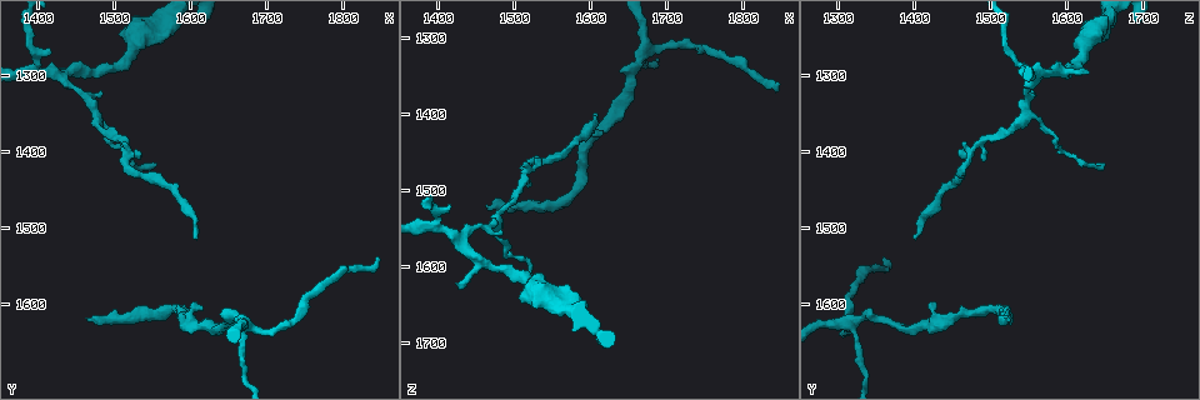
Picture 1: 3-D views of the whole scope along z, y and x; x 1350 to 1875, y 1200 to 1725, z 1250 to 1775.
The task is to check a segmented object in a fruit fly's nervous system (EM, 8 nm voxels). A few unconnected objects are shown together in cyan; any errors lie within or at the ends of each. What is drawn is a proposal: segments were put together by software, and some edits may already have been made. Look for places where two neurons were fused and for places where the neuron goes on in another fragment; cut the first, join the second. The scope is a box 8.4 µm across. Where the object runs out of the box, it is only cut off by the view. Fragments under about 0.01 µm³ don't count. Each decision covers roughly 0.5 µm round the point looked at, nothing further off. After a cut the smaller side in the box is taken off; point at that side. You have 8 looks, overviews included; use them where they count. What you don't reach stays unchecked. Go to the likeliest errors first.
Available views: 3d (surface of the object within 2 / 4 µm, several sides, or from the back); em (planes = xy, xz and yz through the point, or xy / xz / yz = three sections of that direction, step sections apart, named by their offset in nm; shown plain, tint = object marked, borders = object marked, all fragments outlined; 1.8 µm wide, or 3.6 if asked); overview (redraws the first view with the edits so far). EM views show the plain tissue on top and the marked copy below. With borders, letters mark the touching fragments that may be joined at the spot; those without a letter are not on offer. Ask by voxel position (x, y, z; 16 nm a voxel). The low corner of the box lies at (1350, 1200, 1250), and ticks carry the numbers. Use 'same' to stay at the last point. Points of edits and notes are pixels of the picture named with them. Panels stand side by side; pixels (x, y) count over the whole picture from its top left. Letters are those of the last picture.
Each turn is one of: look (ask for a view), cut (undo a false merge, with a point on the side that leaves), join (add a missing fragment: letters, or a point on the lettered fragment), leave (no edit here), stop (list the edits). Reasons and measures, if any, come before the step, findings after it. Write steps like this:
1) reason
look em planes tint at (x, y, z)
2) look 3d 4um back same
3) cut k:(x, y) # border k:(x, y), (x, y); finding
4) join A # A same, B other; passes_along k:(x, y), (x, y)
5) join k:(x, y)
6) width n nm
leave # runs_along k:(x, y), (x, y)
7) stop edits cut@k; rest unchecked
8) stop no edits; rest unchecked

branch stops here
look em planes borders at (1460, 1620, 1525)

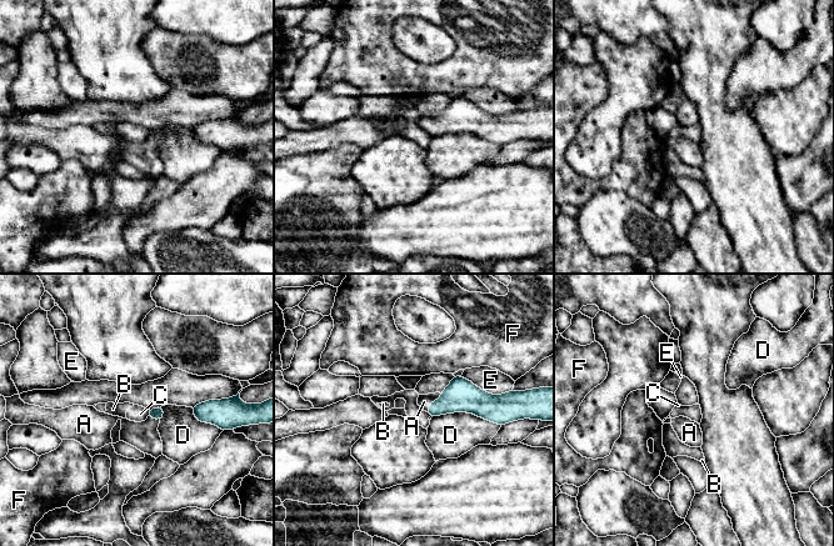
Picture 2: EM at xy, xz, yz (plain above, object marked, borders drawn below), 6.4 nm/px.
join A # A same, B other, C other, D other, E other, F other; it goes on there

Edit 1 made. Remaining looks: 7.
long arm stops here
look em planes borders at (1610, 1515, 1405)

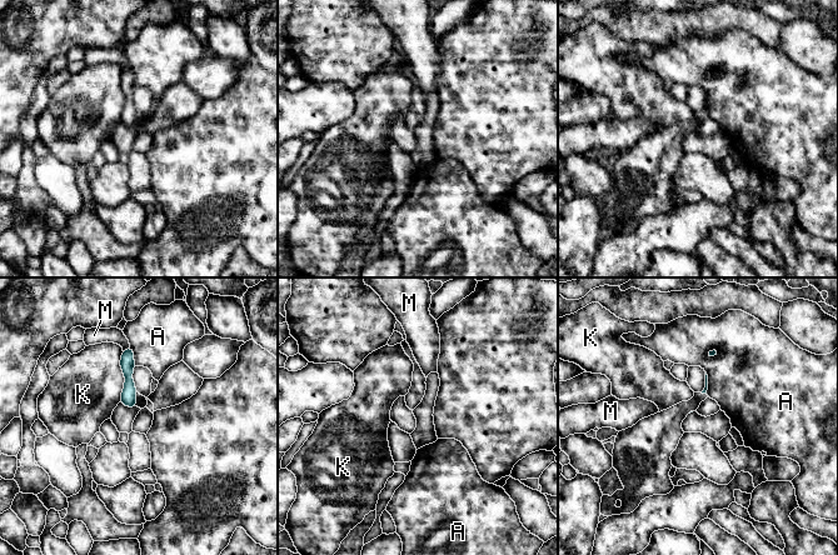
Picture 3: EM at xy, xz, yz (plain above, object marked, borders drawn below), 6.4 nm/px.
longest_contact K 320 nm
leave # A other, K other, M other; none of them fits

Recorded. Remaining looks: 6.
three-way junction
look em 3.6um xy step 16 tint at (1440, 1300, 1575)

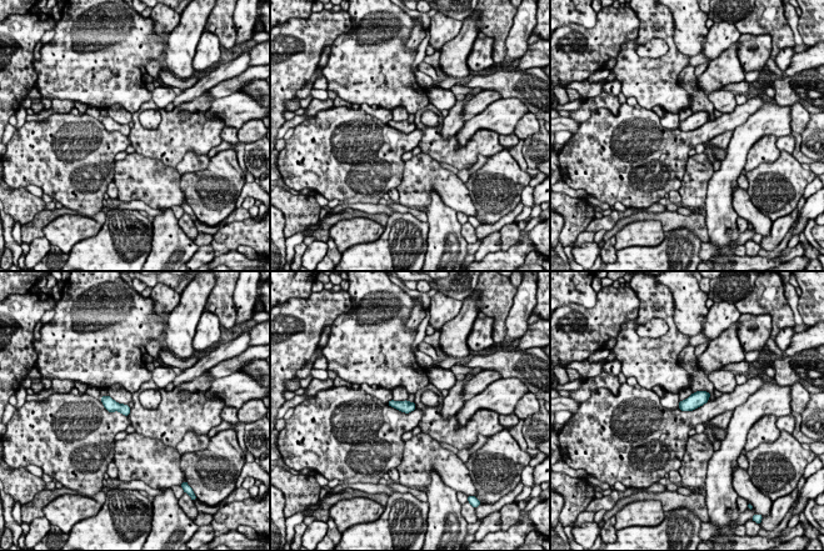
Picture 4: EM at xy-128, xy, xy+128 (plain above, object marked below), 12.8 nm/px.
look em 3.6um planes tint same

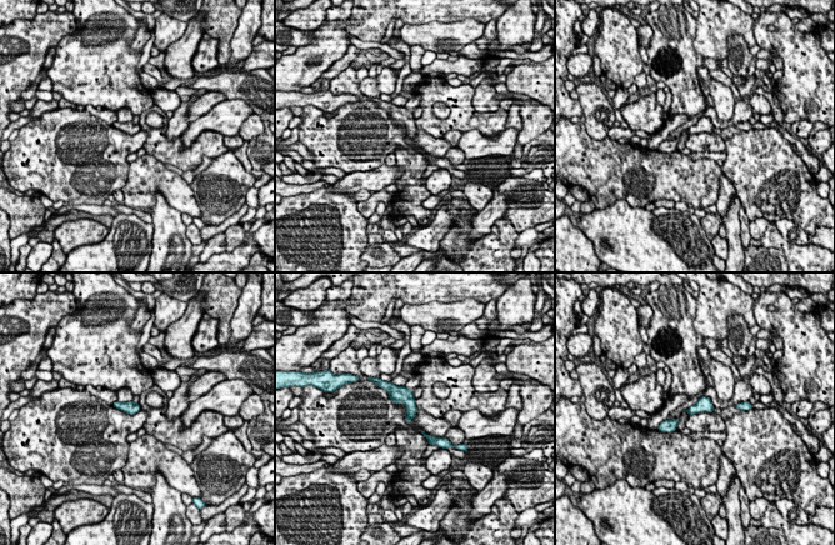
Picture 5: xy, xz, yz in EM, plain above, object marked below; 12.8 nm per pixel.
look em 3.6um planes borders same

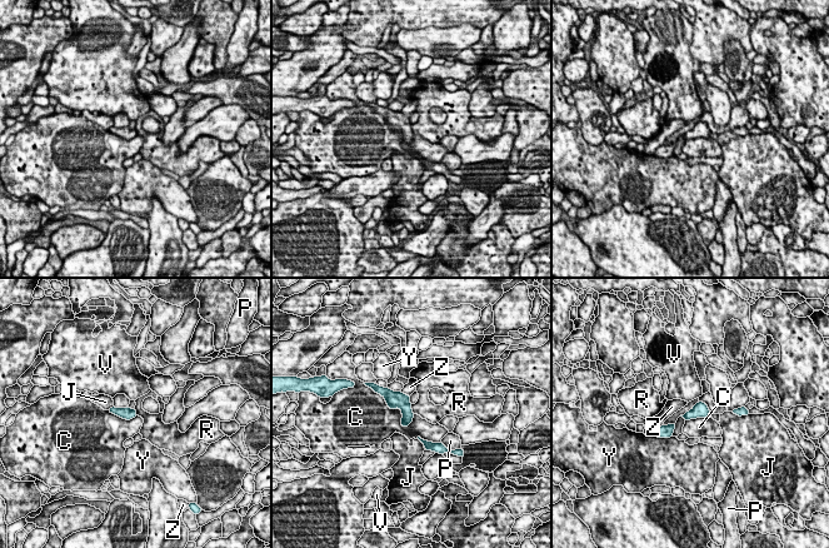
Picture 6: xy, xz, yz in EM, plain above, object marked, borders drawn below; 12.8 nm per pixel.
longest_contact C 600 nm
leave # C other, J other, P other, R other, V other, Y other, Z other; border 6:(376, 393), (403, 426), (413, 421); continuous, no second neuron

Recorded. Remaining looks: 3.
stop edits join@2; rest unchecked

